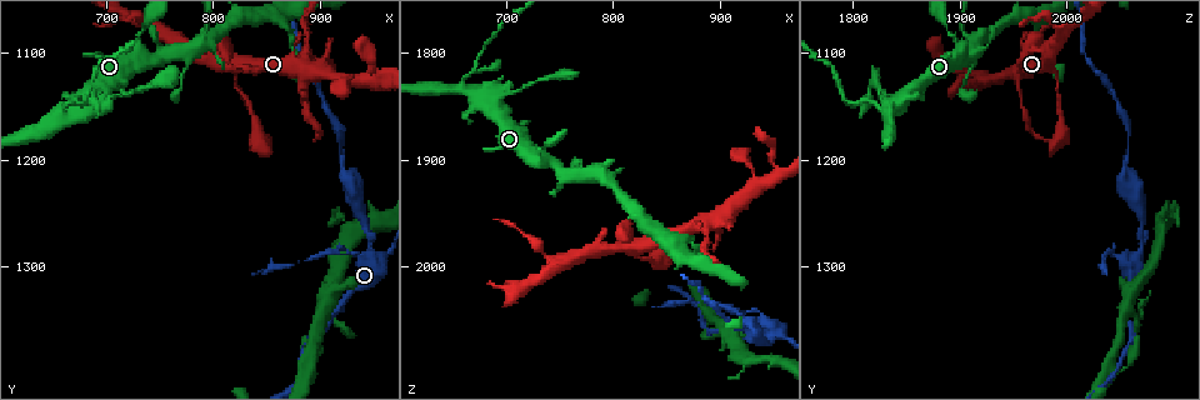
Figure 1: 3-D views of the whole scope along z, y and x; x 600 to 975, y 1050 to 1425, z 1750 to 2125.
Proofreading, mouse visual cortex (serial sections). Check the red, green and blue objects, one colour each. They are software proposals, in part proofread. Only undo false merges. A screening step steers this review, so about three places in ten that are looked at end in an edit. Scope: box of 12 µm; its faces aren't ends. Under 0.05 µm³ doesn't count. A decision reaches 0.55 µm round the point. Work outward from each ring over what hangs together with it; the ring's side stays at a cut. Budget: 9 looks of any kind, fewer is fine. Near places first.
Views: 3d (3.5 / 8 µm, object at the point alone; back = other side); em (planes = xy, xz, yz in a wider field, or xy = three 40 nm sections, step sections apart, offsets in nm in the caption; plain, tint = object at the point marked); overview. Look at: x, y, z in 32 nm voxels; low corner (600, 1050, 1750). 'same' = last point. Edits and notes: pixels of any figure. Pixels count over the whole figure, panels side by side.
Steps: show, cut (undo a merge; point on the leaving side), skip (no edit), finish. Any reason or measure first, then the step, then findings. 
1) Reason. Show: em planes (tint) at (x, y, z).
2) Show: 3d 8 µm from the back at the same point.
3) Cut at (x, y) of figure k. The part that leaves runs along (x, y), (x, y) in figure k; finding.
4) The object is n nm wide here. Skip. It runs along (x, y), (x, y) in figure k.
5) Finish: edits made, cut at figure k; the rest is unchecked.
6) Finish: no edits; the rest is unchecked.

Four-way junction. Show: 3d 3.5 µm at (892, 1118, 1958).

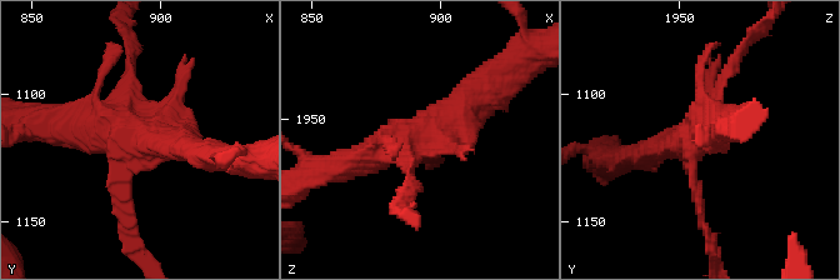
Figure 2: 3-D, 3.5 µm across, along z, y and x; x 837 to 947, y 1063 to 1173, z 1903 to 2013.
Need the tissue. Show: em xy step 3 (tint) at (891, 1116, 1956).

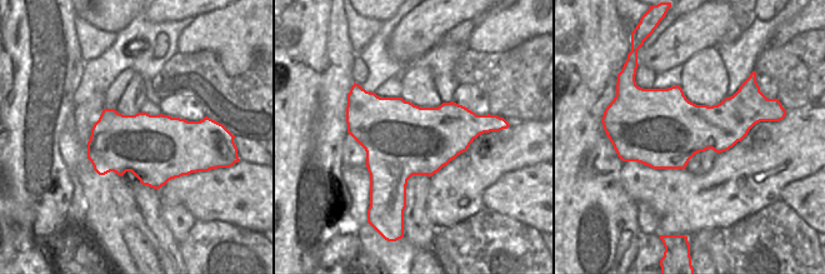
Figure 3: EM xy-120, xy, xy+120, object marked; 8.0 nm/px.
Skip. It runs along (343, 165), (458, 114), (480, 89) in figure 2; one cell here.

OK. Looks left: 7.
Thick turns thin. Show: 3d 3.5 µm at (776, 1100, 1916).

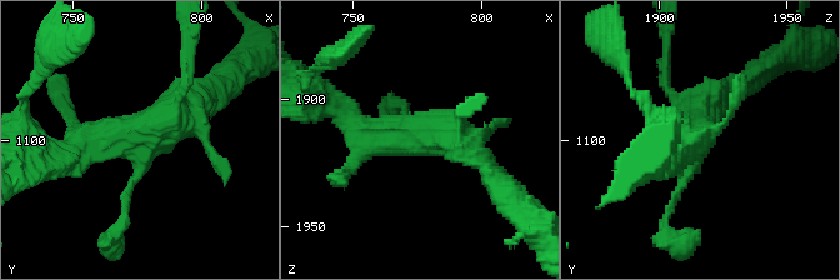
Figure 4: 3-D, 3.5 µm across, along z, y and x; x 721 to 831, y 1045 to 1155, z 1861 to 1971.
Show: em xy step 3 (tint) at (774, 1099, 1915).

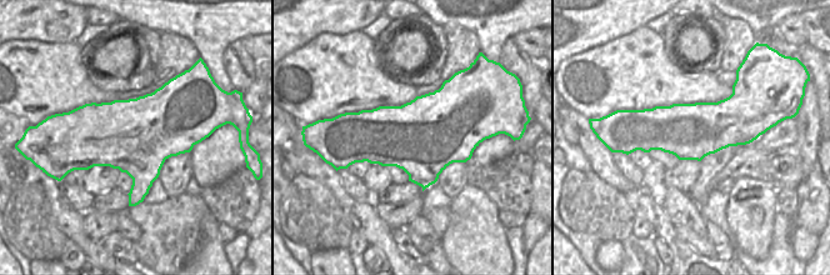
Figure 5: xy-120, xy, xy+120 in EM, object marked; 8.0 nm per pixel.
Show: em xy step 1 (tint) at the same point.

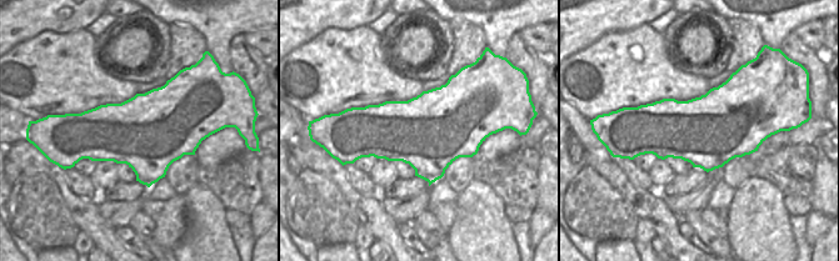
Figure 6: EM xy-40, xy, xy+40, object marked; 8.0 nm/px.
Skip. It runs along (64, 159), (201, 98) in figure 4; continuous, no second cell.

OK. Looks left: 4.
Calibre changes. Show: 3d 3.5 µm at (670, 1146, 1814).

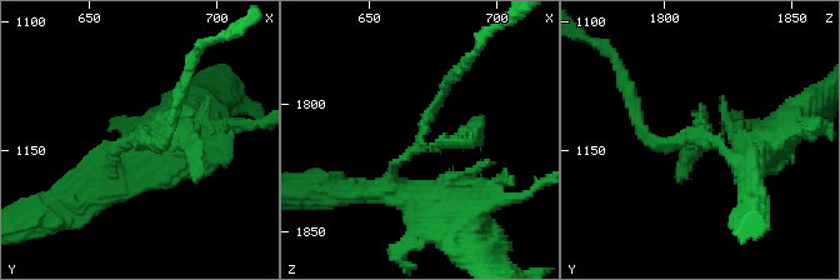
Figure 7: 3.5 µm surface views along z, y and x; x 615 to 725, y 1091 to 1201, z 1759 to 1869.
Now the EM. Show: em xy step 5 (tint) at (670, 1145, 1816).

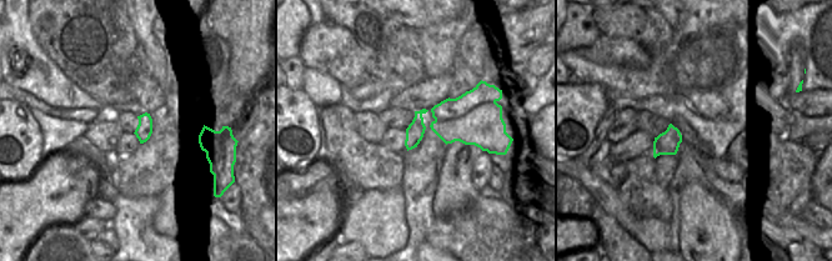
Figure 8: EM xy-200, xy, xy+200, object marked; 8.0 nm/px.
Cut at (684, 146) of figure 7. The part that leaves runs along (716, 145), (653, 141), (634, 110) in figure 7; a second cell is stuck on.

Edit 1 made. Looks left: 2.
Finish: edits made, cut at figure 7; the rest is unchecked.

